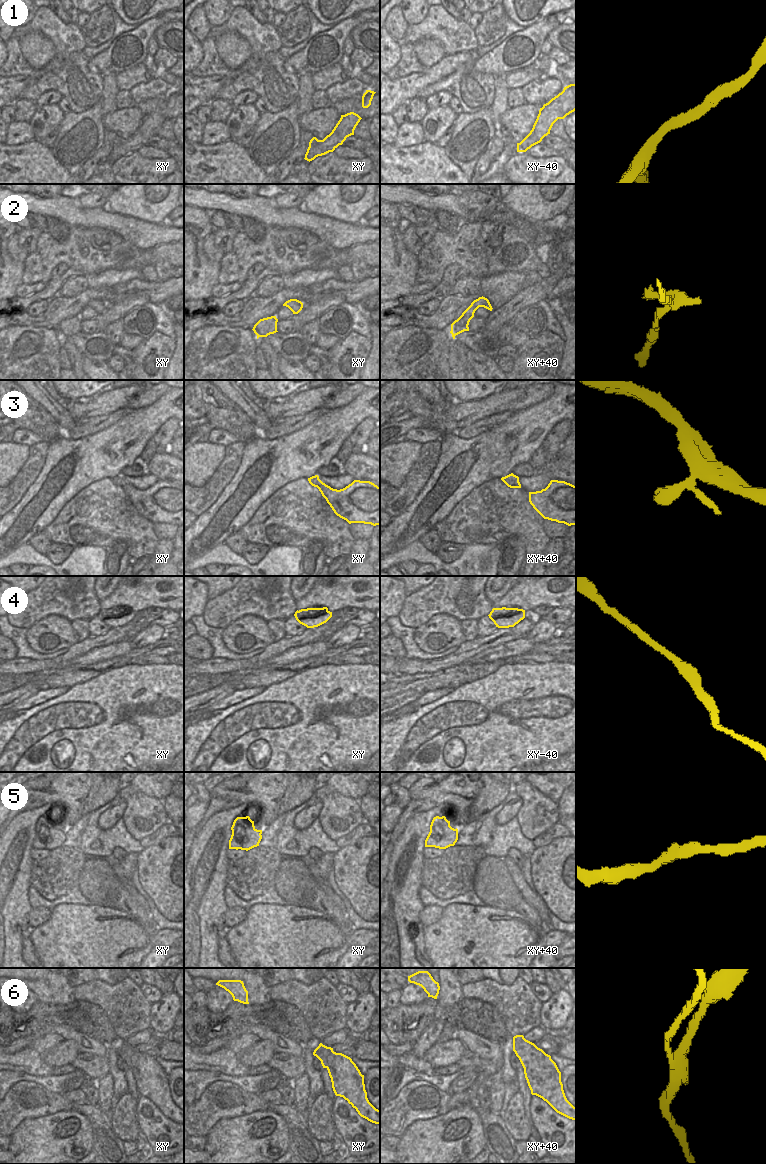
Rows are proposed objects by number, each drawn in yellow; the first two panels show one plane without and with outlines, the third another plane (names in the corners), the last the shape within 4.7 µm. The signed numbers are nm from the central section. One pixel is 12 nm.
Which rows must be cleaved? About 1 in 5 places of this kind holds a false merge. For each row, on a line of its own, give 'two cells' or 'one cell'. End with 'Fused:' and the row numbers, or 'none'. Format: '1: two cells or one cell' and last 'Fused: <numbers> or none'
1: one cell
2: two cells
3: one cell
4: one cell
5: one cell
6: two cells
Fused: 2, 6

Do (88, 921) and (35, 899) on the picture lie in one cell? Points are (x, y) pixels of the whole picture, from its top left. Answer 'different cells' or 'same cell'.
different cells

